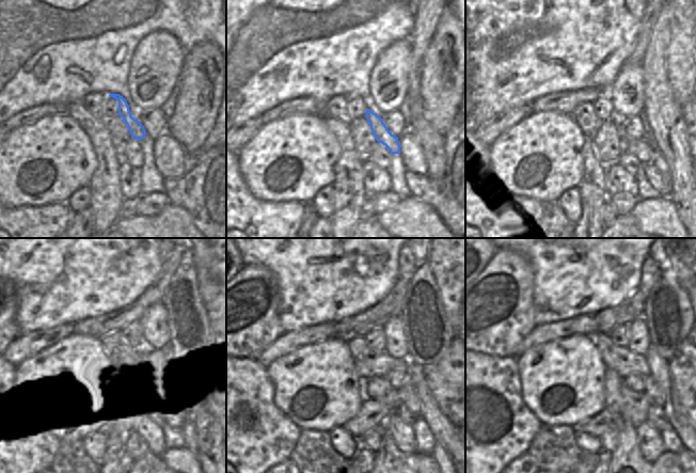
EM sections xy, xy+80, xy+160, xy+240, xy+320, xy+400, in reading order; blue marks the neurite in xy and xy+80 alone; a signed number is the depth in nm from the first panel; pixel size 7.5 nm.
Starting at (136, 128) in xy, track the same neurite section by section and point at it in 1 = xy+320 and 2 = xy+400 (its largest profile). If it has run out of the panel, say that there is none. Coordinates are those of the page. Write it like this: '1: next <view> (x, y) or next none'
1: next xy+320 (443, 378)
2: next xy+400 (682, 366)

